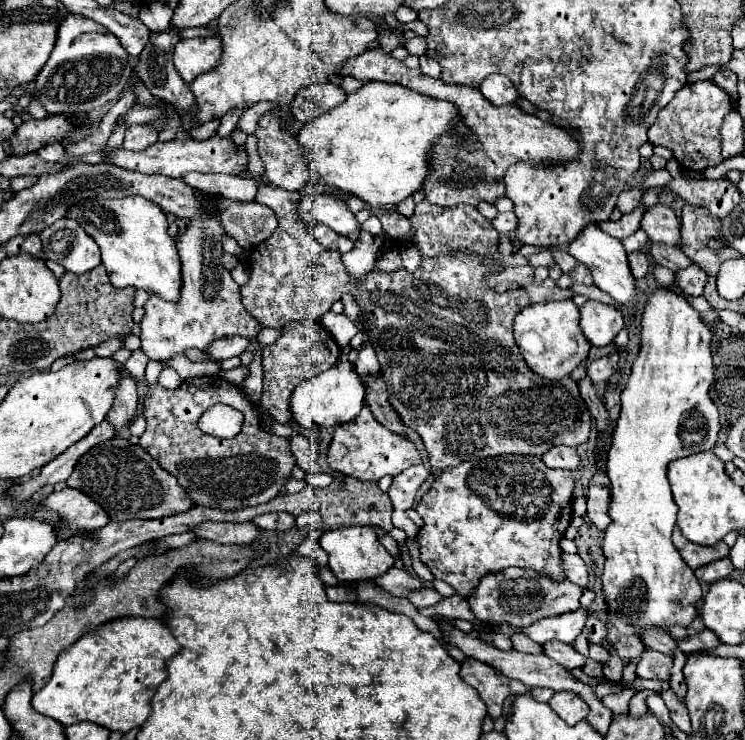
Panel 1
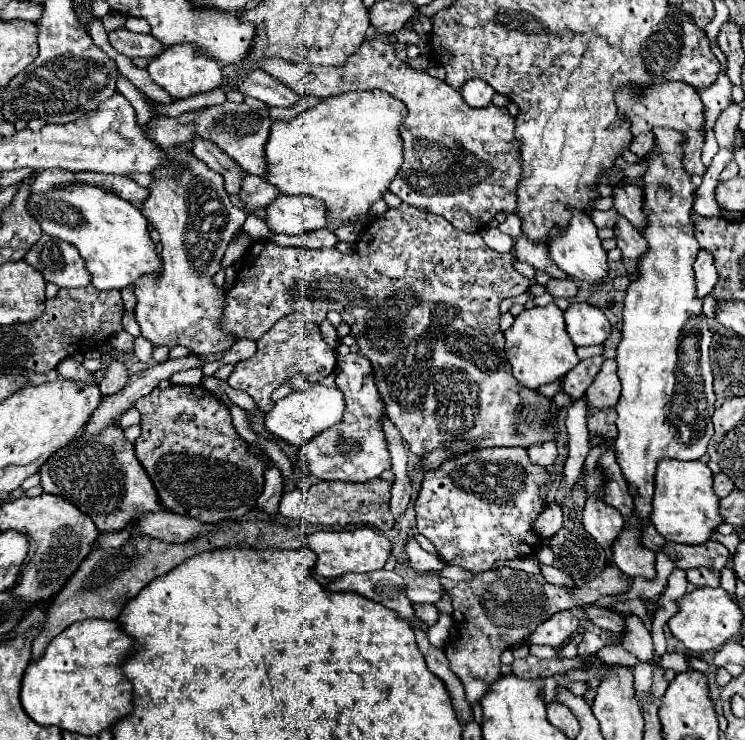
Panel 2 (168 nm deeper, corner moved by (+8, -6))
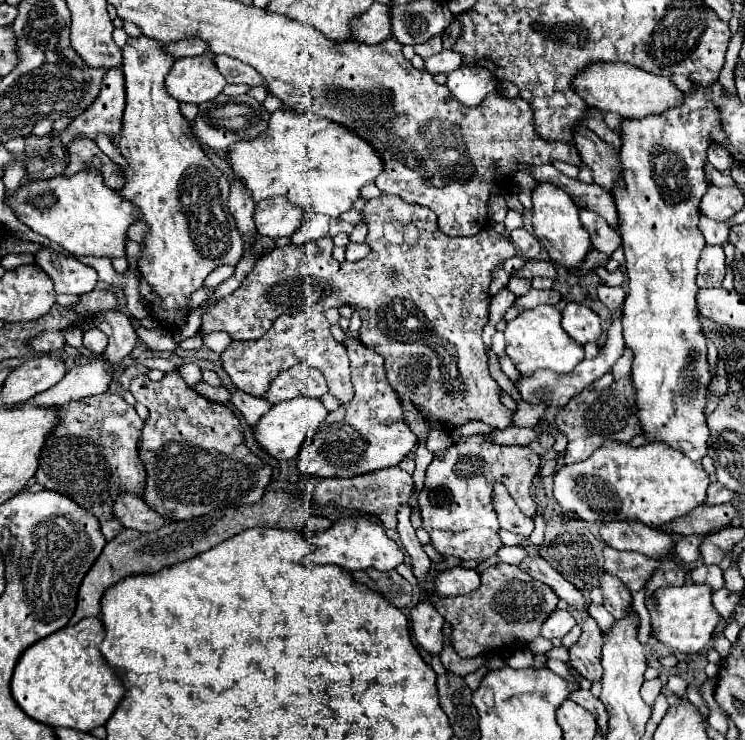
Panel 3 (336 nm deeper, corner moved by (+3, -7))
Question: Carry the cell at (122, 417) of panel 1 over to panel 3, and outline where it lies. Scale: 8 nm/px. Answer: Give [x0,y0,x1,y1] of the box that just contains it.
[93,310,137,364]

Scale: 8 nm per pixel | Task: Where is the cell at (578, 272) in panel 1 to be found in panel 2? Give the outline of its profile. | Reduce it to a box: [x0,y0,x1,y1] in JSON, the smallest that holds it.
[546,279,578,299]

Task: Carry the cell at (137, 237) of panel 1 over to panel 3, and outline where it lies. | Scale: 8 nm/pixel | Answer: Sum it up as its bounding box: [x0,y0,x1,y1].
[5,168,139,256]

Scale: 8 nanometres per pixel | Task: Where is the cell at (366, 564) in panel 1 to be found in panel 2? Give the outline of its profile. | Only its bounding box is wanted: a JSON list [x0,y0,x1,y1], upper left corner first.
[308,529,392,579]

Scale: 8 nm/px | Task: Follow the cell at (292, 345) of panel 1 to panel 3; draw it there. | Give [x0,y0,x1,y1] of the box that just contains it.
[221,310,353,404]

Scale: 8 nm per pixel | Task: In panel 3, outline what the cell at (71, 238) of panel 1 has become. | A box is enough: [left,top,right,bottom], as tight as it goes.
[35,248,97,294]

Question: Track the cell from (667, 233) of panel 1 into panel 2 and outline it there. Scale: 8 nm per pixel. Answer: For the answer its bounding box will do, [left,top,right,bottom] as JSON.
[614,185,646,233]

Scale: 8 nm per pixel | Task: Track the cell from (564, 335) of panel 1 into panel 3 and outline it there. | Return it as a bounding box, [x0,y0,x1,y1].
[503,306,585,374]

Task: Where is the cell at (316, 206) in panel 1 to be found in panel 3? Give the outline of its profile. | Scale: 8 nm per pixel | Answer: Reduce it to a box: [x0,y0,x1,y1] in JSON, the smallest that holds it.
[253,198,307,238]

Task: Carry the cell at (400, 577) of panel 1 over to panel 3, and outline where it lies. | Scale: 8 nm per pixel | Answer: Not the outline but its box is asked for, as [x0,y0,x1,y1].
[435,568,481,596]

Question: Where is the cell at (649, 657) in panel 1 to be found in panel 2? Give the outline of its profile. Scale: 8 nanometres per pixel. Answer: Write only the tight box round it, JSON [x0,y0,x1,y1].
[622,615,654,663]

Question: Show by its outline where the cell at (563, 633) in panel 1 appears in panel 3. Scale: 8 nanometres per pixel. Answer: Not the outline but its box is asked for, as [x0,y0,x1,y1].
[541,610,575,640]

